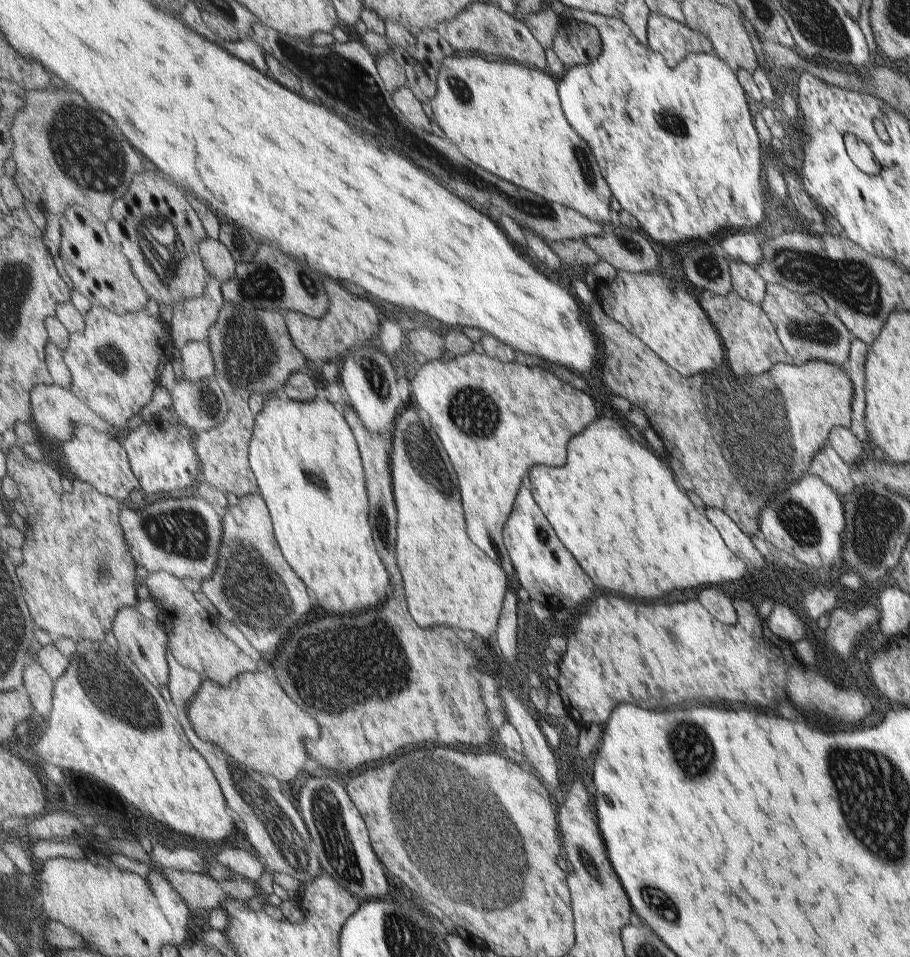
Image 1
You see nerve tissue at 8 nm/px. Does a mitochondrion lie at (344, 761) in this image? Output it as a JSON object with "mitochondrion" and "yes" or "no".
{"mitochondrion":"yes"}

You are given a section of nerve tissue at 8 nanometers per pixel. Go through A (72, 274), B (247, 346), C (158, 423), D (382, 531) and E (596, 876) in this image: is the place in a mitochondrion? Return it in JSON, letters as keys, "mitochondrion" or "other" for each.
{"A":"other","B":"mitochondrion","C":"other","D":"other","E":"mitochondrion"}

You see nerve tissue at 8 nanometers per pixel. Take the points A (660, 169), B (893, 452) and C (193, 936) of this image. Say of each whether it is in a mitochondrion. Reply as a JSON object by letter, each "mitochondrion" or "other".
{"A":"other","B":"other","C":"other"}

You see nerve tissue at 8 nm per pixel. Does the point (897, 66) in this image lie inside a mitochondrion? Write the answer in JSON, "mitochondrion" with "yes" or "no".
{"mitochondrion":"no"}

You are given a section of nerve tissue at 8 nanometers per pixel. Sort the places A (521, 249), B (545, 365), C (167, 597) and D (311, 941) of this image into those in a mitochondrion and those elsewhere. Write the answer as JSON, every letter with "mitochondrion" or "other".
{"A":"other","B":"other","C":"other","D":"other"}

